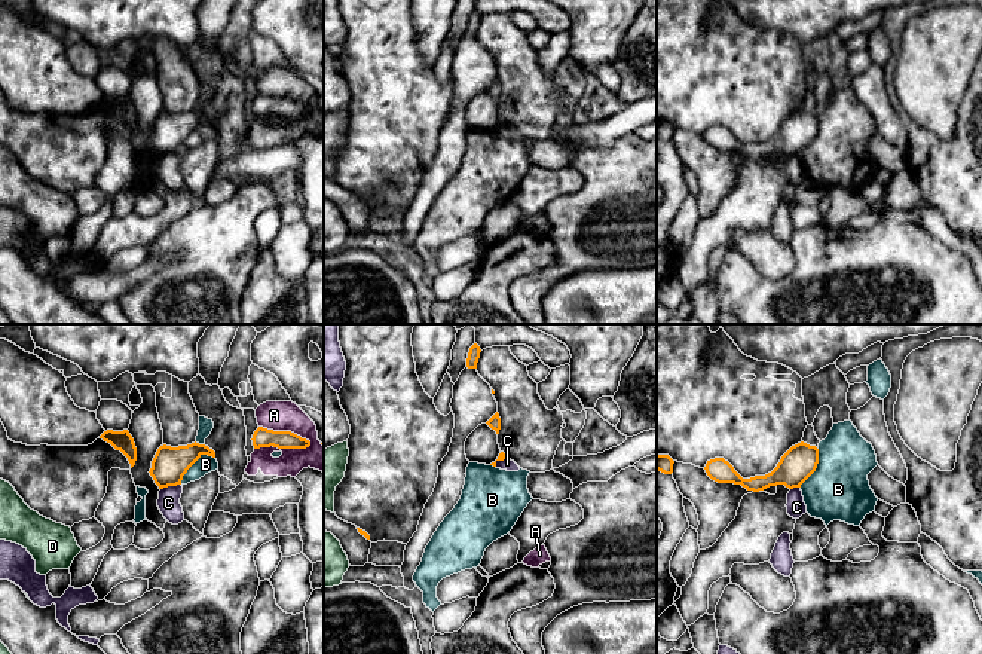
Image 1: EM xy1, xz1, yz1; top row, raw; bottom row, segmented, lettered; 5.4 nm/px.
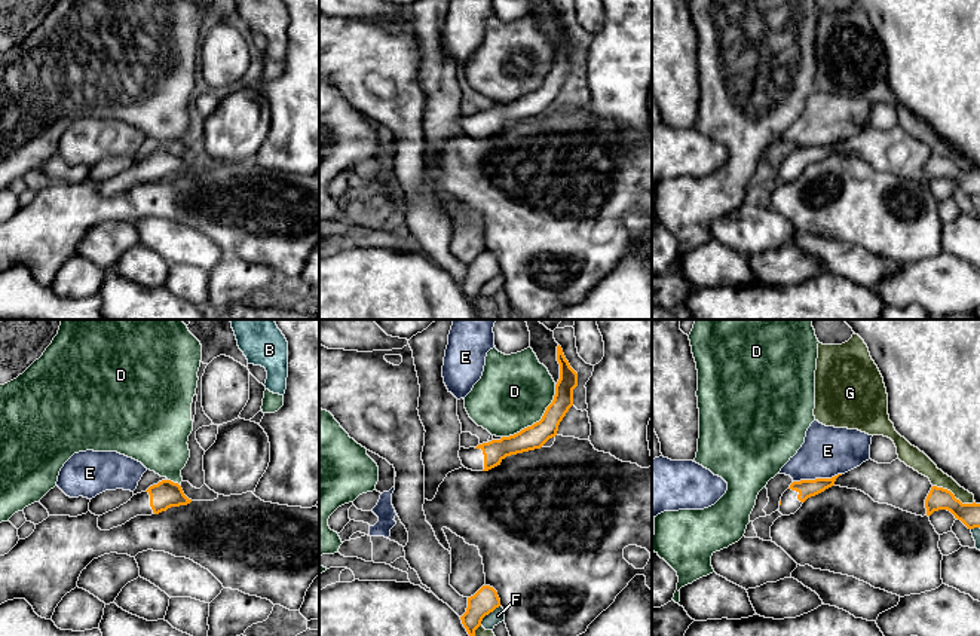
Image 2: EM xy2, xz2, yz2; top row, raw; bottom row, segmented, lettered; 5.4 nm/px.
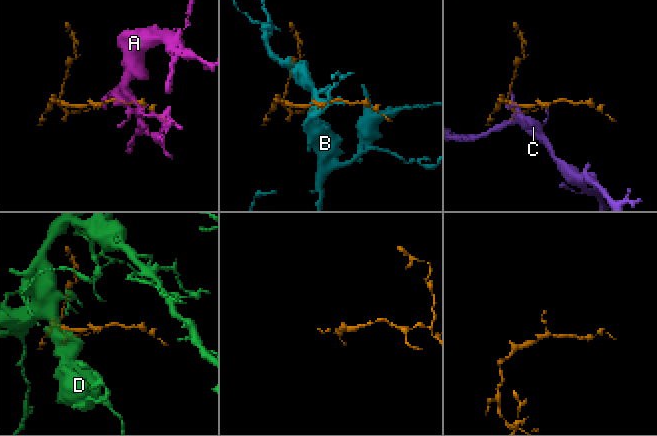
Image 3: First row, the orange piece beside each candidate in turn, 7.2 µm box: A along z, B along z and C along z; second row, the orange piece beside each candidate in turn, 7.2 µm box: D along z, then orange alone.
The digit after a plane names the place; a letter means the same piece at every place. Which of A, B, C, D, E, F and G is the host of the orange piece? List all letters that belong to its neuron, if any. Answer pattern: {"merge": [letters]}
{"merge": []}

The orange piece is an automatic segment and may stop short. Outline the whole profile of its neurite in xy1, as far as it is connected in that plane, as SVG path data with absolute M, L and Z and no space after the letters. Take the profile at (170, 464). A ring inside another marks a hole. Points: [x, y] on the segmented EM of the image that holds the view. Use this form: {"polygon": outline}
{"polygon": "M205 444L160 446L152 461L150 476L159 489L181 485L183 476L202 456L215 458L215 452Z"}

